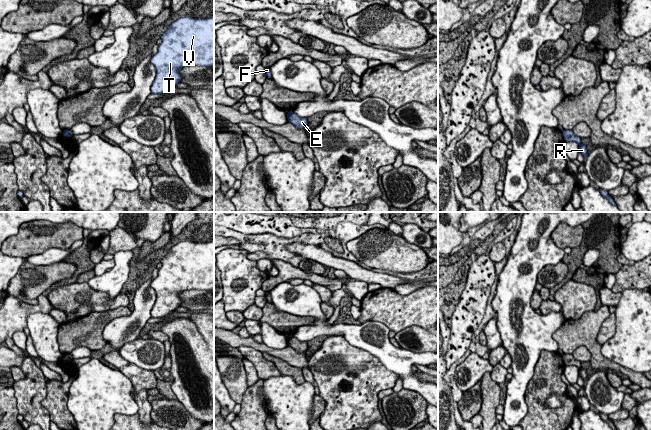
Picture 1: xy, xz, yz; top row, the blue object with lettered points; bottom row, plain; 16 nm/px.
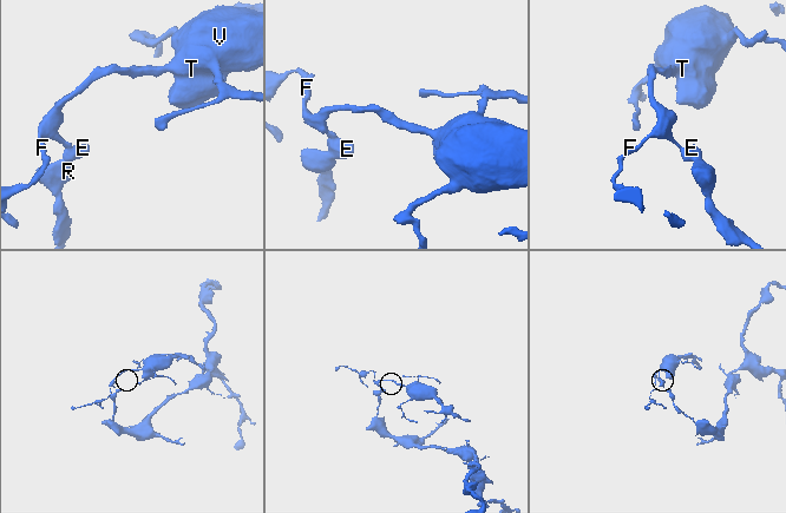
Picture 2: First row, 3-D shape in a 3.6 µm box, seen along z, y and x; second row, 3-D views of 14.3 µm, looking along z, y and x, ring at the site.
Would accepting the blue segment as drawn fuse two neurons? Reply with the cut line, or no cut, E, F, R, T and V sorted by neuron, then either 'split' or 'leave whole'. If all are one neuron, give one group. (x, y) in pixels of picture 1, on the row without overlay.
xz (292, 336), (288, 338) | E R / F T V | split

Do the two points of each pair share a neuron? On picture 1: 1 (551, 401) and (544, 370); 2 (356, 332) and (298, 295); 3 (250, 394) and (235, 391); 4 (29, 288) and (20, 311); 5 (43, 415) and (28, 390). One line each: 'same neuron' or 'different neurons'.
1: different neurons
2: same neuron
3: different neurons
4: different neurons
5: same neuron

